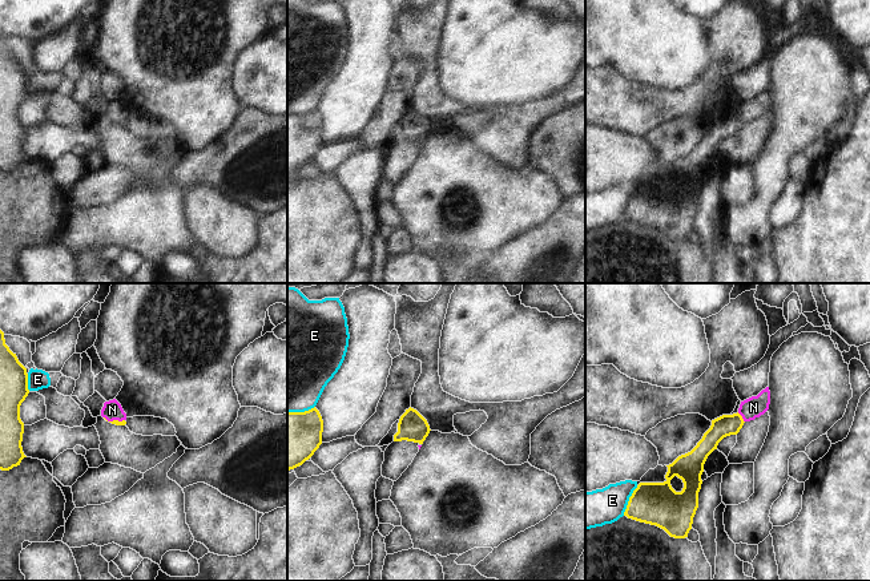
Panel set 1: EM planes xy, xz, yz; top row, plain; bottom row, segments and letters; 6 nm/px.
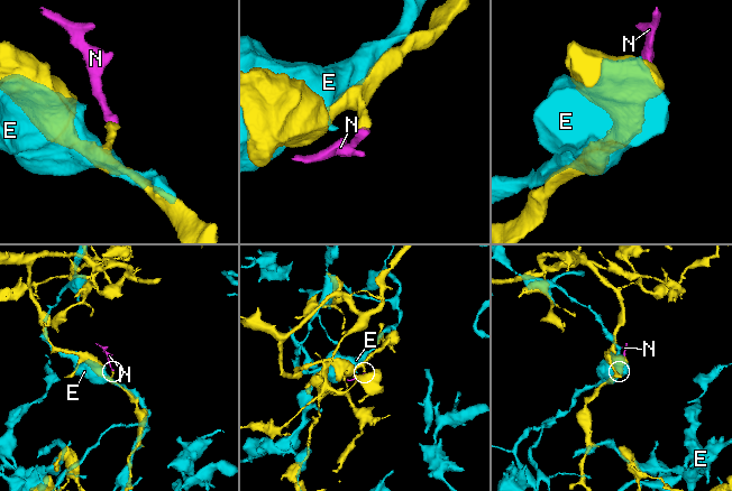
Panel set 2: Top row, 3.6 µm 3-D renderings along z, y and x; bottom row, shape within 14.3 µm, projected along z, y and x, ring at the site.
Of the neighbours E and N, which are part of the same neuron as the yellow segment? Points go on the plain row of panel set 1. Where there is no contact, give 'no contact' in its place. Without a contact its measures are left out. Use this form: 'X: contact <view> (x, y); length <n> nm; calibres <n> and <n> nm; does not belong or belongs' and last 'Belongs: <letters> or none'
E: contact yz (629, 202); length 200 nm; calibres 260 and 220 nm; does not belong
N: contact yz (741, 120); length 80 nm; calibres 130 and 130 nm; does not belong
Belongs: none

